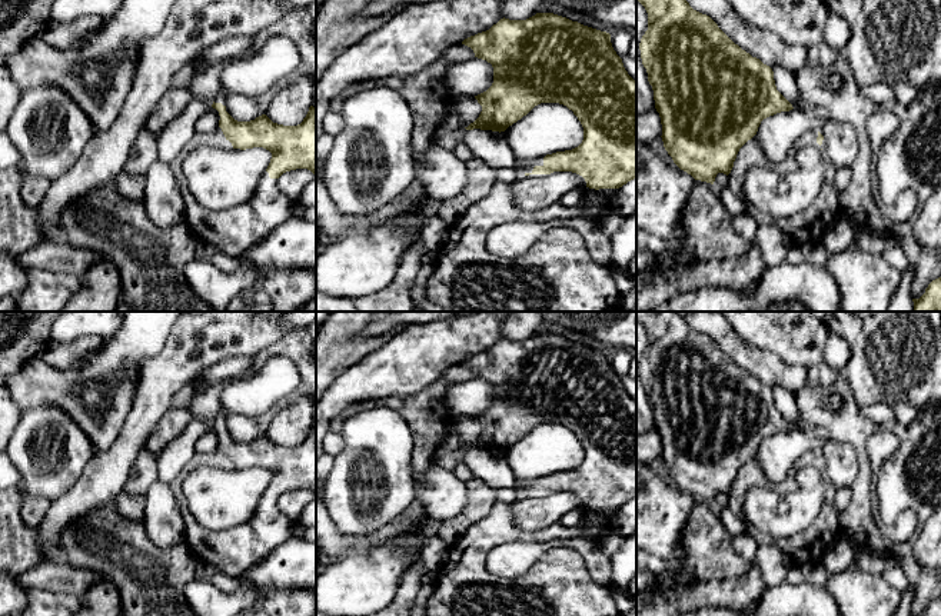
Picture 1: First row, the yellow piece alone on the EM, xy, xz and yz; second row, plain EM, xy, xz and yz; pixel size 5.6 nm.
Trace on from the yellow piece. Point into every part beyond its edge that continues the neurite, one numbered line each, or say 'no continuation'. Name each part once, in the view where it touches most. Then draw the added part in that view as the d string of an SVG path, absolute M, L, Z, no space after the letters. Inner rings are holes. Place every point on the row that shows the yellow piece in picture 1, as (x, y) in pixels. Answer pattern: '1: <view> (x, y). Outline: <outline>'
1: xz (528, 166). Outline: M545 156L526 162L523 164L523 173L532 173L535 166L543 166L543 157Z

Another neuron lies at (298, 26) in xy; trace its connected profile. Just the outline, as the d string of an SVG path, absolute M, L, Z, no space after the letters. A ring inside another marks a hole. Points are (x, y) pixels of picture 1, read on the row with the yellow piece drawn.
M293 10L279 21L259 31L253 37L250 54L259 51L262 46L273 36L290 39L299 50L300 64L295 74L279 80L272 89L259 96L245 96L229 93L223 89L222 73L226 61L209 66L199 76L194 76L189 84L193 99L202 99L213 104L217 96L225 96L229 114L237 121L250 121L266 113L273 97L285 87L290 86L300 76L316 77L316 24L307 10Z

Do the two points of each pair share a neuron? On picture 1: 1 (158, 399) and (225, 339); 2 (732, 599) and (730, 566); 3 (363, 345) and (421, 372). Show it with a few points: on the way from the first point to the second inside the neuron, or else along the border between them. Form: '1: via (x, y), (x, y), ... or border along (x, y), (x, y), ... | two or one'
1: via (162, 379), (205, 339) | one
2: border along (754, 565), (740, 576), (698, 583) | two
3: border along (402, 330), (369, 350), (346, 369) | two

